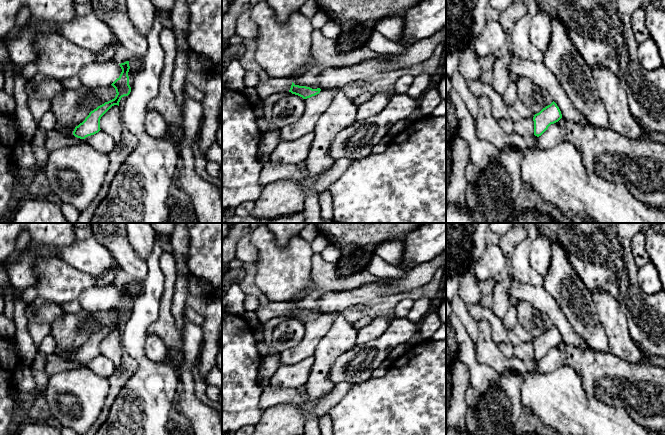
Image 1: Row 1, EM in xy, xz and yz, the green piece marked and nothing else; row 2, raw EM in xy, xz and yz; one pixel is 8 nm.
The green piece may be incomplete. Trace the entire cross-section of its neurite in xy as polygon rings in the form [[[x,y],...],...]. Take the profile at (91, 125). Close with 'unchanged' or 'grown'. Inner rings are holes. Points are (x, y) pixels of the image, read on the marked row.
[[[129,61],[119,64],[122,72],[120,76],[111,84],[116,90],[116,96],[114,99],[105,102],[91,111],[85,120],[75,127],[73,135],[80,139],[85,139],[88,136],[98,133],[100,129],[101,117],[114,105],[119,106],[119,102],[122,97],[128,96],[131,92],[129,85],[128,72],[130,69]]]; unchanged

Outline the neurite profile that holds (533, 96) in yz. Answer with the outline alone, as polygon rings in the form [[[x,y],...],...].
[[[515,77],[518,99],[537,114],[553,102],[550,94],[525,77]]]

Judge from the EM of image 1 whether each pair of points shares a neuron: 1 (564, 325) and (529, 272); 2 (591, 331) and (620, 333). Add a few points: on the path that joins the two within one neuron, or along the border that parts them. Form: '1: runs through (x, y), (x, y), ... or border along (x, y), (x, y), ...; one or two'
1: border along (514, 279), (541, 286); two
2: border along (595, 310), (608, 340), (609, 350); two

